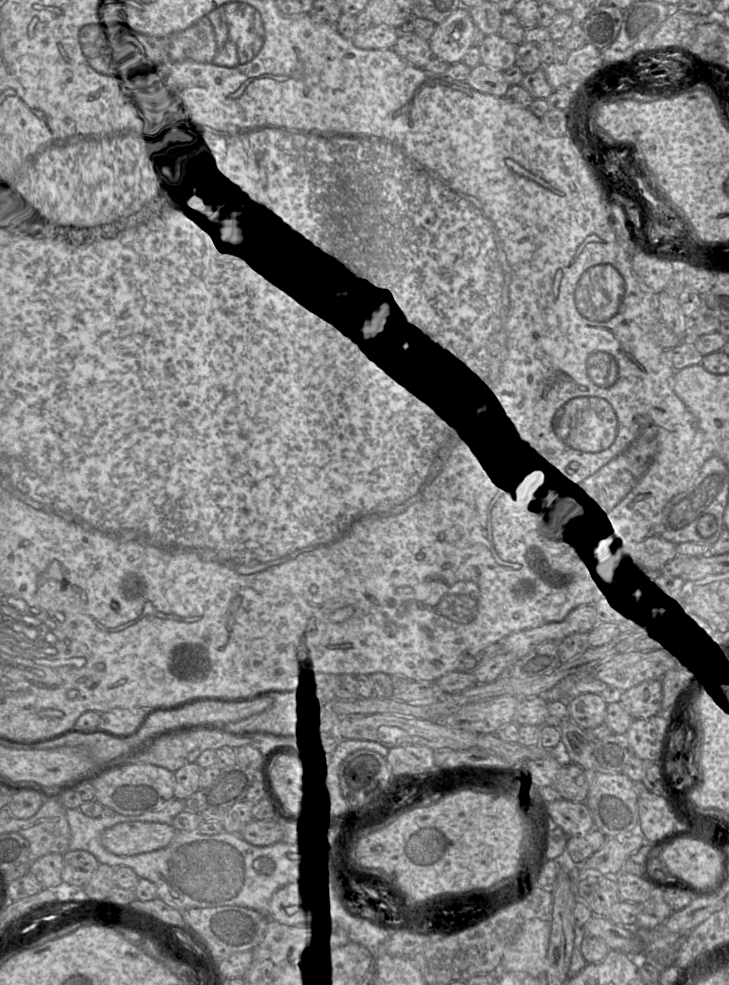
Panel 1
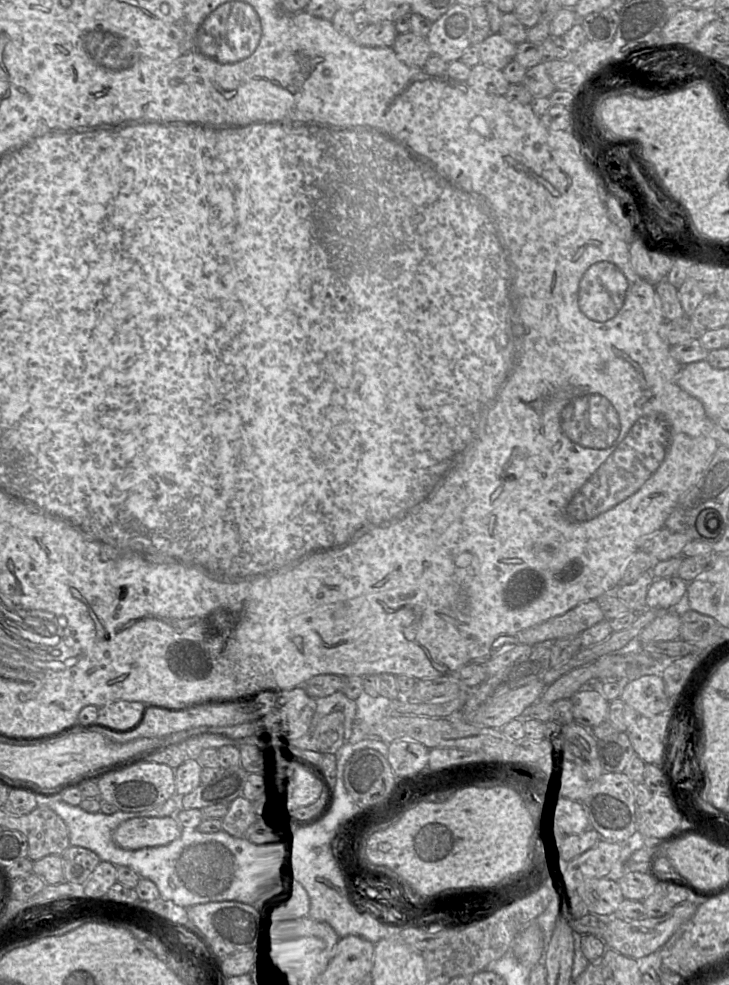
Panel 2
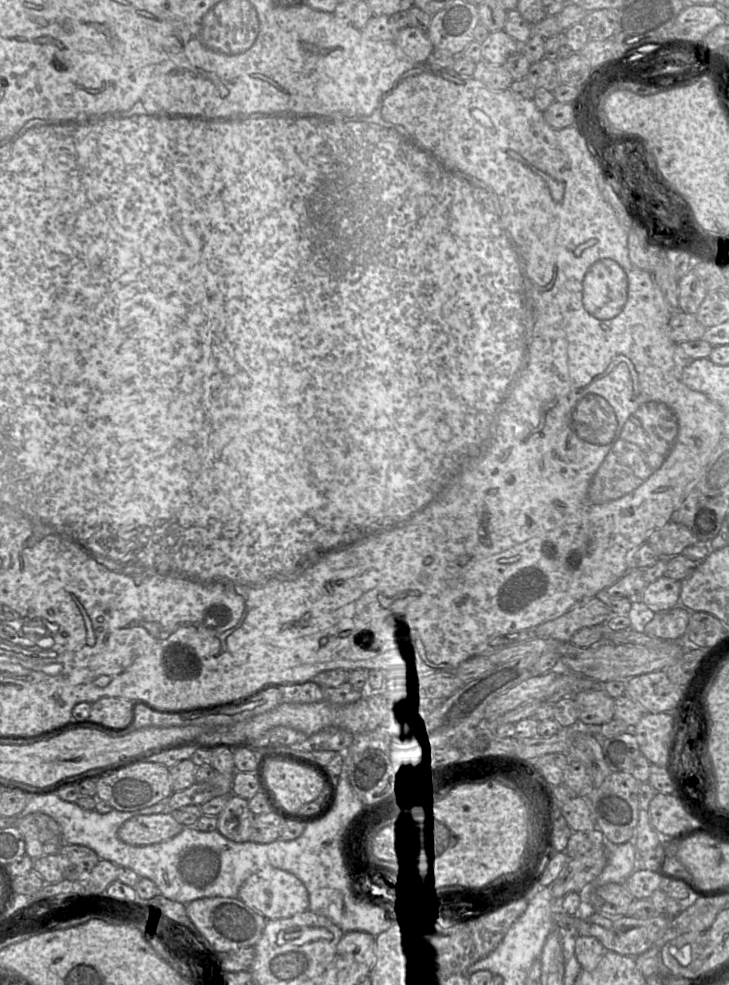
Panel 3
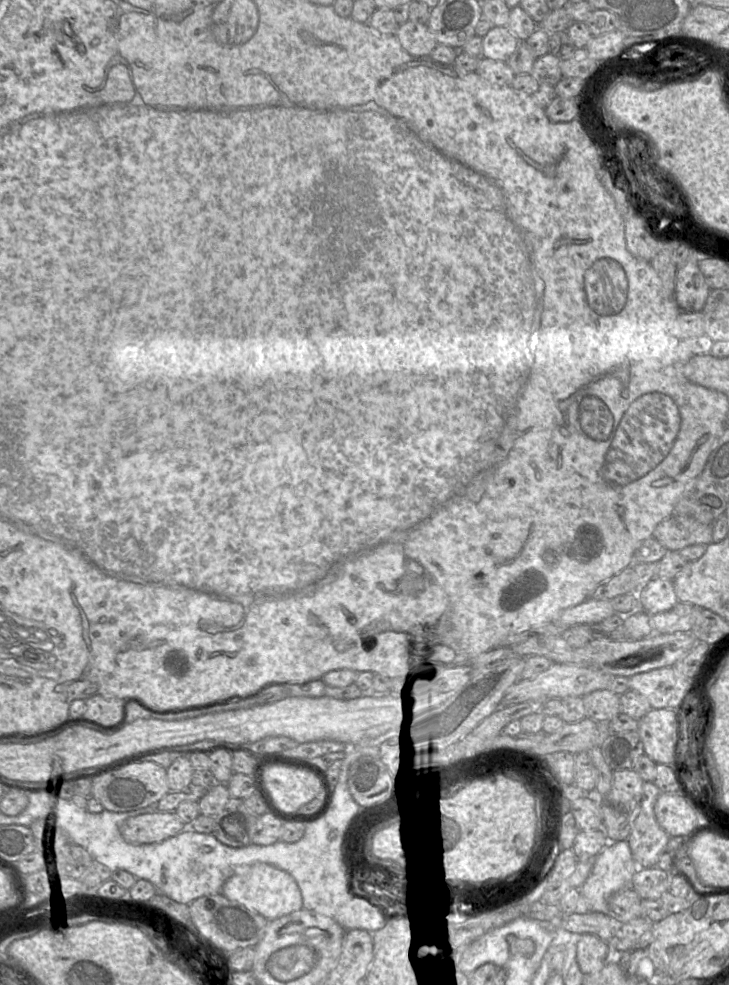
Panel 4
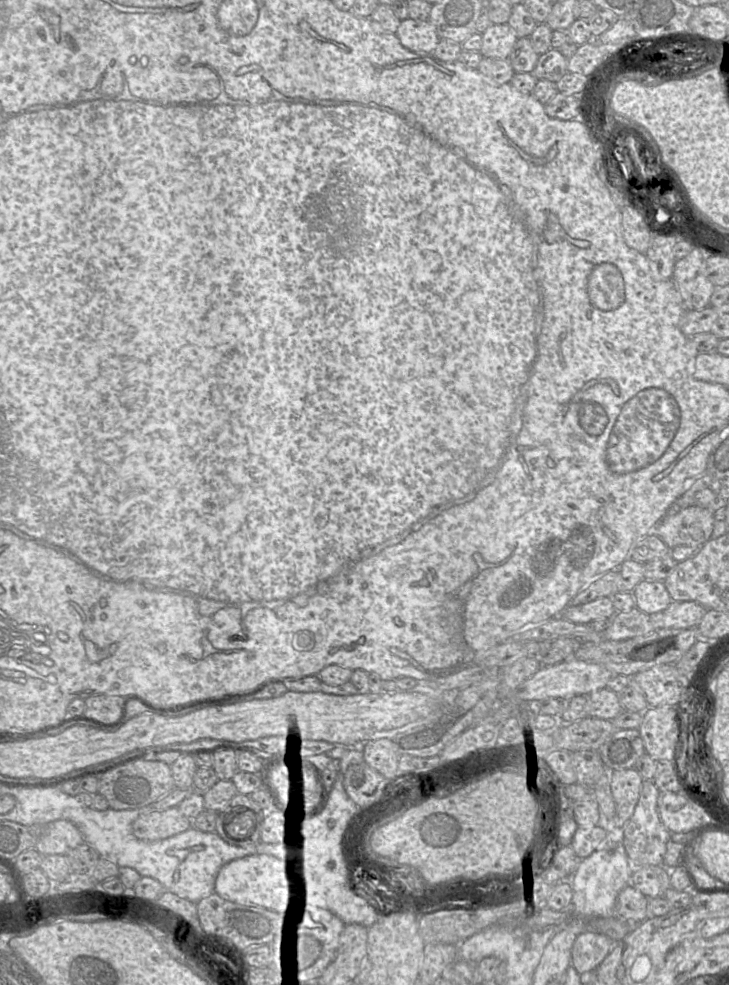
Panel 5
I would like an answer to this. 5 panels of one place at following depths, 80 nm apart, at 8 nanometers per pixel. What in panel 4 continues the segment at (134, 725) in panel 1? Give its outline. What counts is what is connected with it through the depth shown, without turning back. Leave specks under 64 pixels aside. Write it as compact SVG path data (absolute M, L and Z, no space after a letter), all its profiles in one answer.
M95 695L85 699L85 702L86 711L83 717L88 721L99 724L107 730L117 730L125 725L129 700Z

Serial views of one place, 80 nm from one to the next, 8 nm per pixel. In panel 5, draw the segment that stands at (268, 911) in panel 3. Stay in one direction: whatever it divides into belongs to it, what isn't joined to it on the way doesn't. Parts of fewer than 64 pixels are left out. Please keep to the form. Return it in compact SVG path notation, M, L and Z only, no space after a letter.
M265 854L249 855L224 865L217 875L214 892L225 900L272 912L287 911L297 906L292 877L276 858Z

